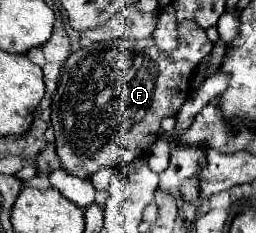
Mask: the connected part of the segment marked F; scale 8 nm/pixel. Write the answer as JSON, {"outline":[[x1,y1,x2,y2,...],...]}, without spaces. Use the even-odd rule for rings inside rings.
{"outline":[[195,20,179,24,179,38,183,44,175,52,159,52,151,38,121,38,87,44,67,58,51,102,57,156,67,174,91,180,101,168,116,168,121,160,131,162,147,154,153,144,149,136,161,136,161,120,185,104,193,72,213,50,213,42]]}

